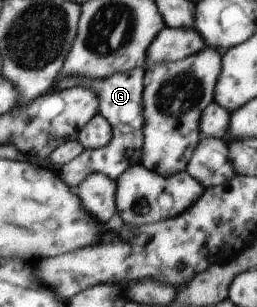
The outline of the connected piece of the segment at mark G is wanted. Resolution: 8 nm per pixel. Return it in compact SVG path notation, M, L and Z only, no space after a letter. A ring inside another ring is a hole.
M135 69L126 72L117 72L109 75L105 79L85 79L85 77L65 77L65 79L56 78L56 87L58 90L69 89L72 87L85 87L91 89L97 95L96 113L105 116L105 119L111 124L112 139L105 147L99 149L84 149L73 158L73 161L65 163L56 169L63 171L61 173L64 182L69 187L79 186L88 175L93 173L103 173L105 177L115 180L119 178L129 166L139 164L139 149L141 149L142 135L141 125L143 125L142 108L142 89L143 89L143 71L144 69Z

